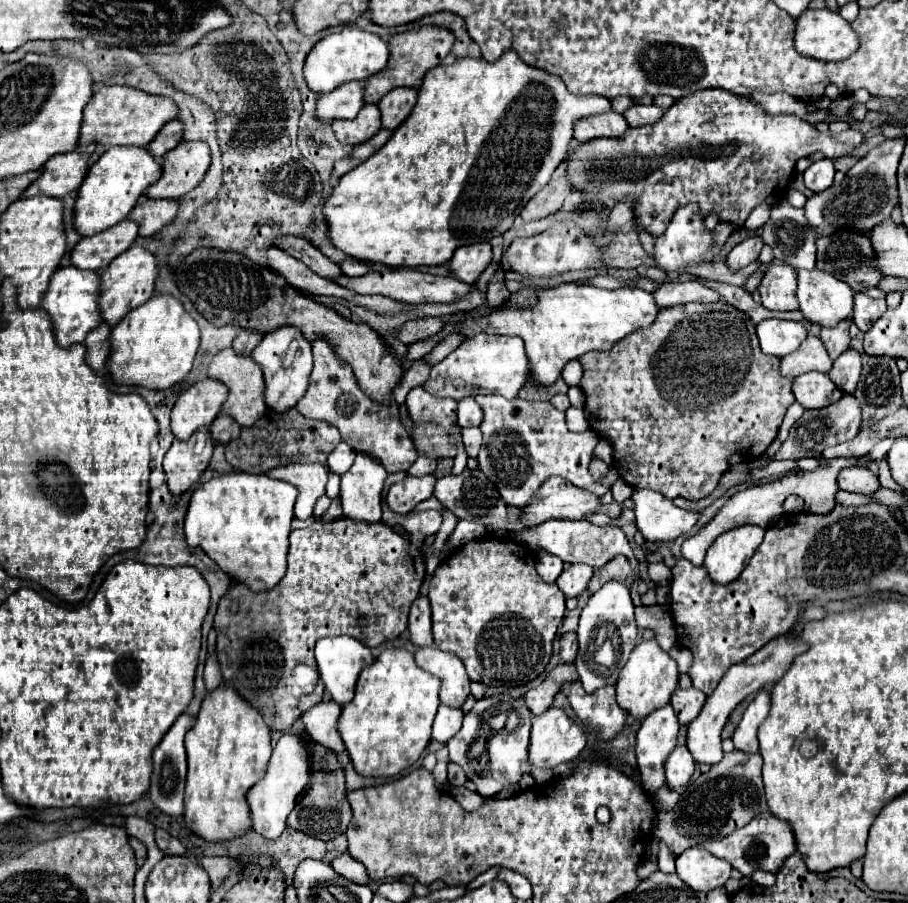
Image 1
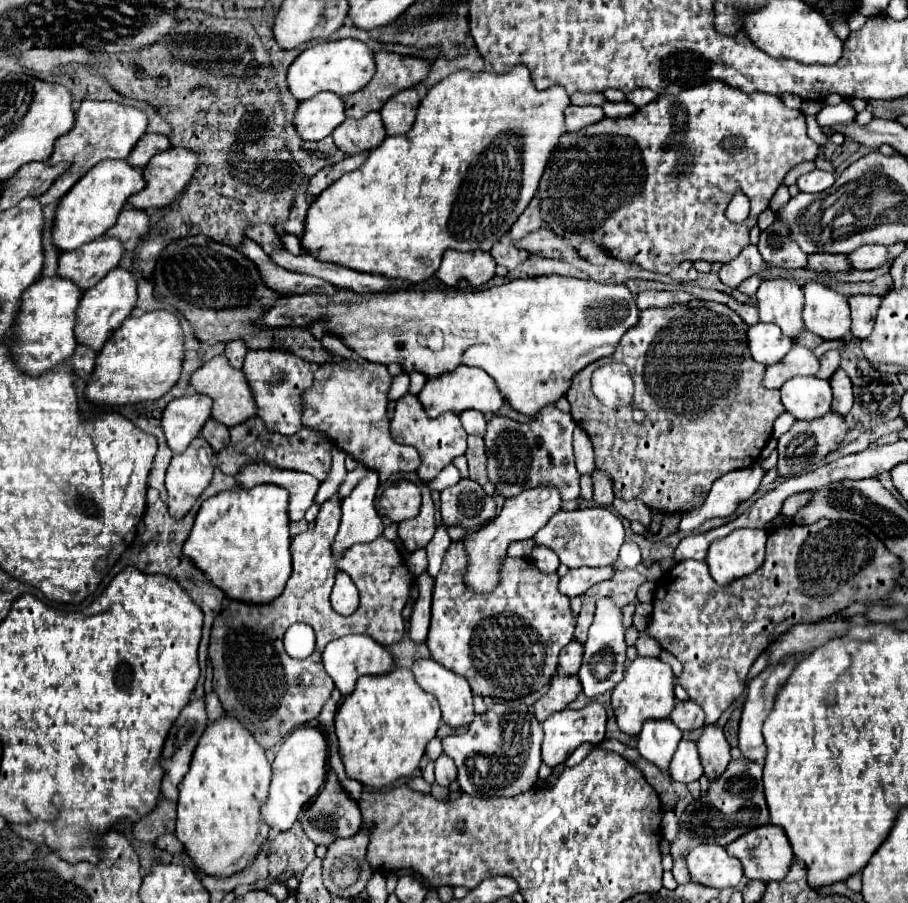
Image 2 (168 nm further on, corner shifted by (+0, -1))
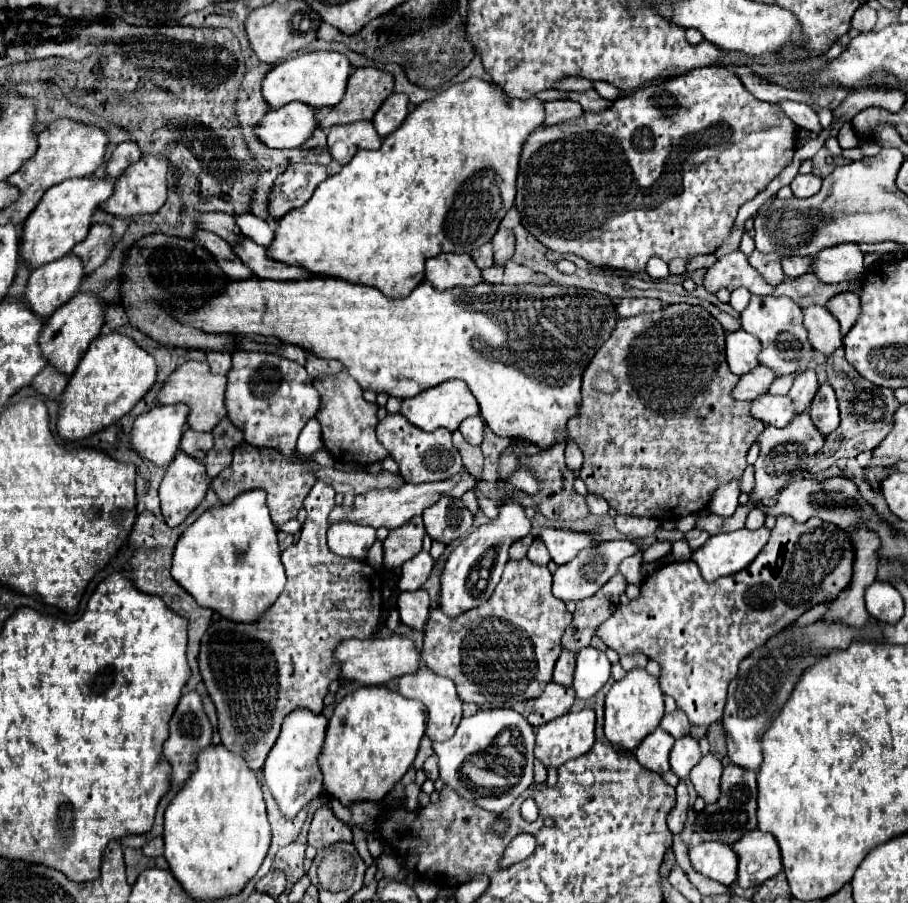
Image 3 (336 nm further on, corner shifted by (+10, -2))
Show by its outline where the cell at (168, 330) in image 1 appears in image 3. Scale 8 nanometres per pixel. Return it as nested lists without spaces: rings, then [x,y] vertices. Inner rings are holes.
[[[121,333],[99,335],[71,375],[59,403],[57,431],[63,439],[83,439],[115,423],[129,413],[137,401],[155,385],[155,357]]]

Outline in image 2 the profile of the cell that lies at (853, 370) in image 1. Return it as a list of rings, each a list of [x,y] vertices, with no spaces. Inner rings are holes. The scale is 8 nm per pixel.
[[[839,368],[831,380],[831,390],[833,390],[833,404],[831,404],[831,412],[835,414],[847,414],[853,406],[853,392],[851,392],[851,380],[849,376]]]

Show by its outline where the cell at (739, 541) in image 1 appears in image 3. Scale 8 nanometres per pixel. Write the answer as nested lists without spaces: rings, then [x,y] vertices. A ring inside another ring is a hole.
[[[739,529],[731,533],[711,535],[705,545],[693,551],[693,561],[699,565],[705,581],[715,581],[725,575],[735,575],[749,567],[759,551],[765,547],[769,531],[761,529]]]

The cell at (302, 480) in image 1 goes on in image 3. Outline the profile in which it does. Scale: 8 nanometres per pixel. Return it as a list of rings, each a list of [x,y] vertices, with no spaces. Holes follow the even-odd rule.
[[[241,443],[235,453],[229,467],[225,467],[215,479],[213,489],[219,495],[221,503],[231,503],[239,493],[247,489],[265,489],[267,491],[267,507],[271,511],[271,519],[277,527],[287,523],[289,519],[297,517],[305,497],[309,495],[311,487],[315,485],[313,475],[305,475],[305,471],[297,471],[293,463],[285,463],[285,457],[275,449],[255,449],[249,443]]]

